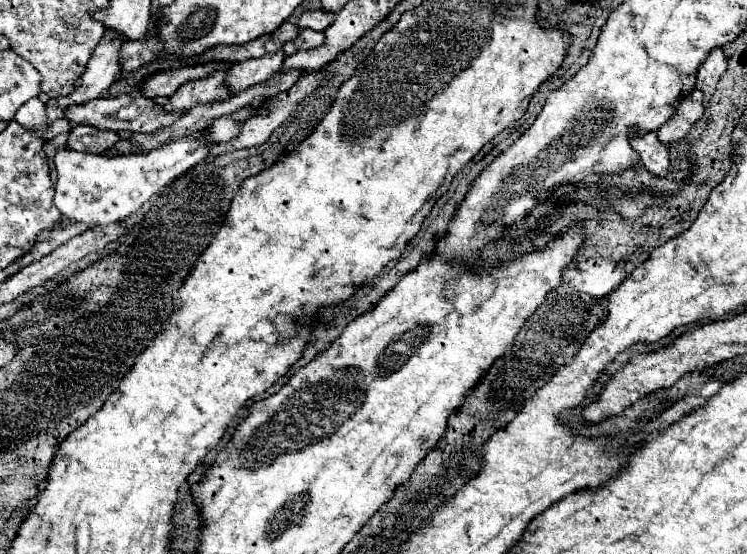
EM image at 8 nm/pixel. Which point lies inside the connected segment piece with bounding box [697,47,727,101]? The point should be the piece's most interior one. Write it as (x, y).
(711, 69)

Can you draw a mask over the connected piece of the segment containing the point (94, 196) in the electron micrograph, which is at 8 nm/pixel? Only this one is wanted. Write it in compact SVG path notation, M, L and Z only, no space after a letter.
M177 139L175 143L171 141L149 153L119 157L79 153L65 147L55 155L55 167L59 173L55 185L55 207L67 221L85 223L89 227L123 221L205 157L209 157L209 147L201 139Z

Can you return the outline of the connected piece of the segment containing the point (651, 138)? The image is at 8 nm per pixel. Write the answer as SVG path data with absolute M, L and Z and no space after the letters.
M645 133L645 135L631 135L631 147L639 153L643 165L659 177L667 175L669 167L669 151L667 145L663 145L657 139L657 133Z

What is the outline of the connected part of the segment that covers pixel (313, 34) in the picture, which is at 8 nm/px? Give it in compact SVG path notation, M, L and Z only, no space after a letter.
M301 31L295 39L287 41L283 45L283 51L285 55L291 55L299 49L313 49L313 47L319 47L323 43L323 33L317 33L317 31Z

